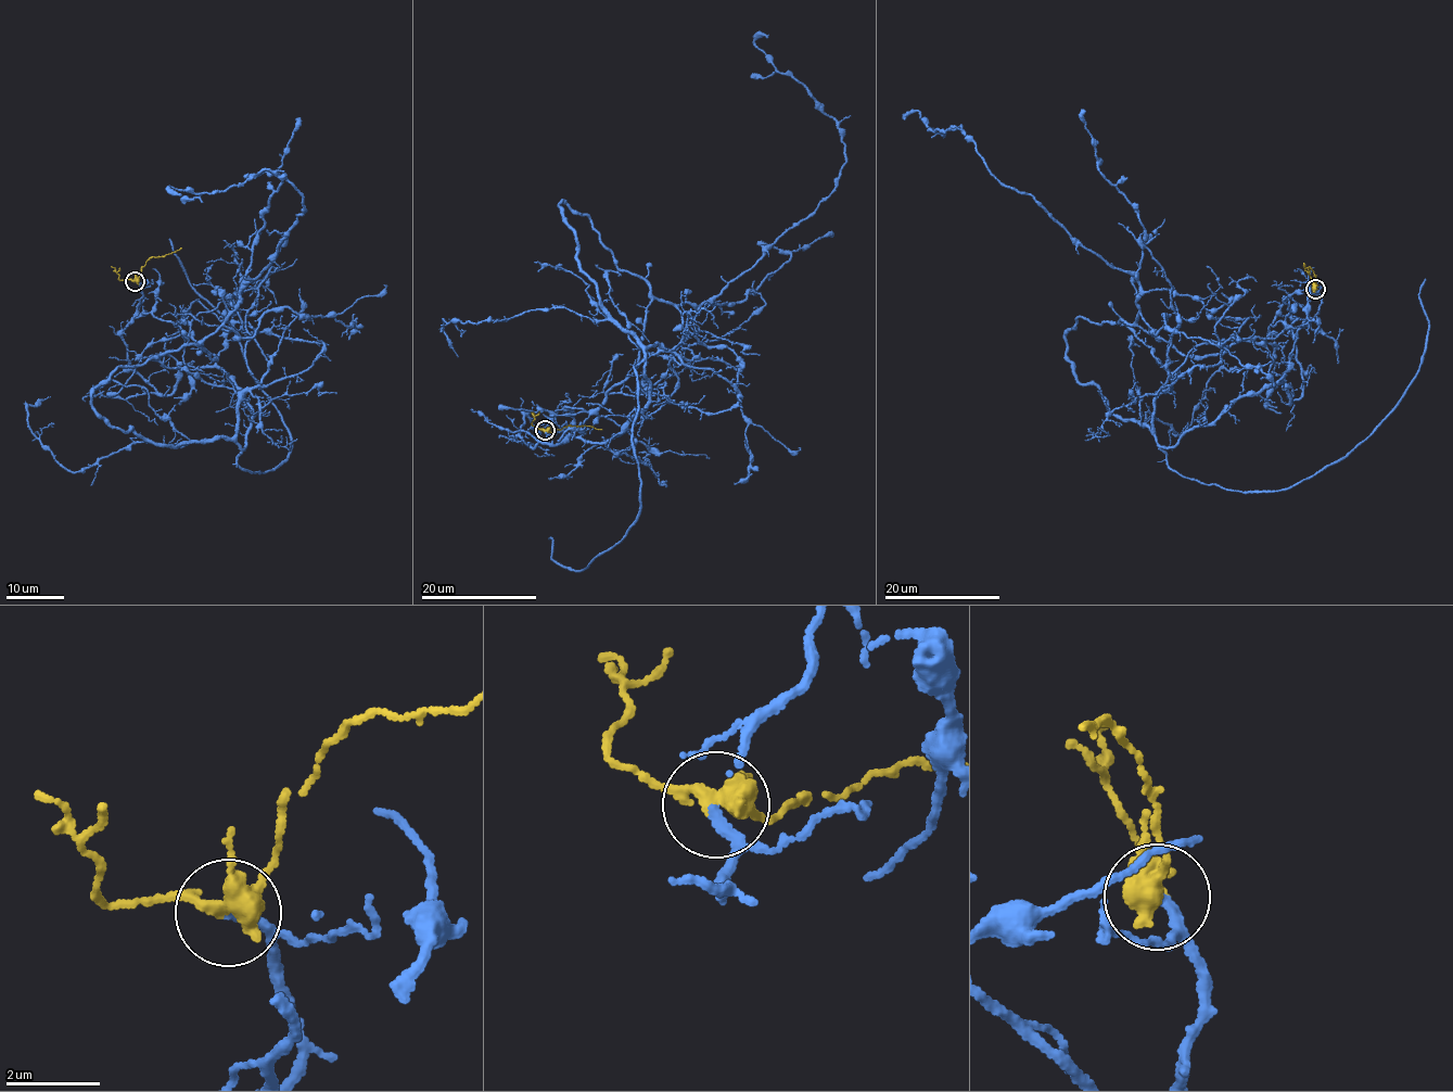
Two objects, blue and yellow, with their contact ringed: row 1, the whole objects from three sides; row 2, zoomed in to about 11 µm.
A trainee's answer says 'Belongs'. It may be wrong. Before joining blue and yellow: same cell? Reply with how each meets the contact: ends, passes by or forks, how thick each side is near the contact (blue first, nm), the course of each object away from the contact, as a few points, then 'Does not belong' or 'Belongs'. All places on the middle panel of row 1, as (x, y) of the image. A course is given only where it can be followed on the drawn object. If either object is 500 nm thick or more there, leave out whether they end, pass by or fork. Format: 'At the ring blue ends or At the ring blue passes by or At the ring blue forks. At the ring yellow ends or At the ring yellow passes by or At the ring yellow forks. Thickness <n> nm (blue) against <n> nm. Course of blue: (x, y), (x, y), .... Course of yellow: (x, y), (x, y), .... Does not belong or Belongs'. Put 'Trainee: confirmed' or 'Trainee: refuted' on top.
Trainee: confirmed
At the ring blue ends. At the ring yellow forks. Thickness 200 nm (blue) against 400 nm. Course of blue: (545, 430), (617, 435), (646, 350), (690, 360), (699, 309), (836, 187), (841, 132), (767, 37). Course of yellow: (545, 430), (550, 432), (571, 426), (601, 430). Belongs

